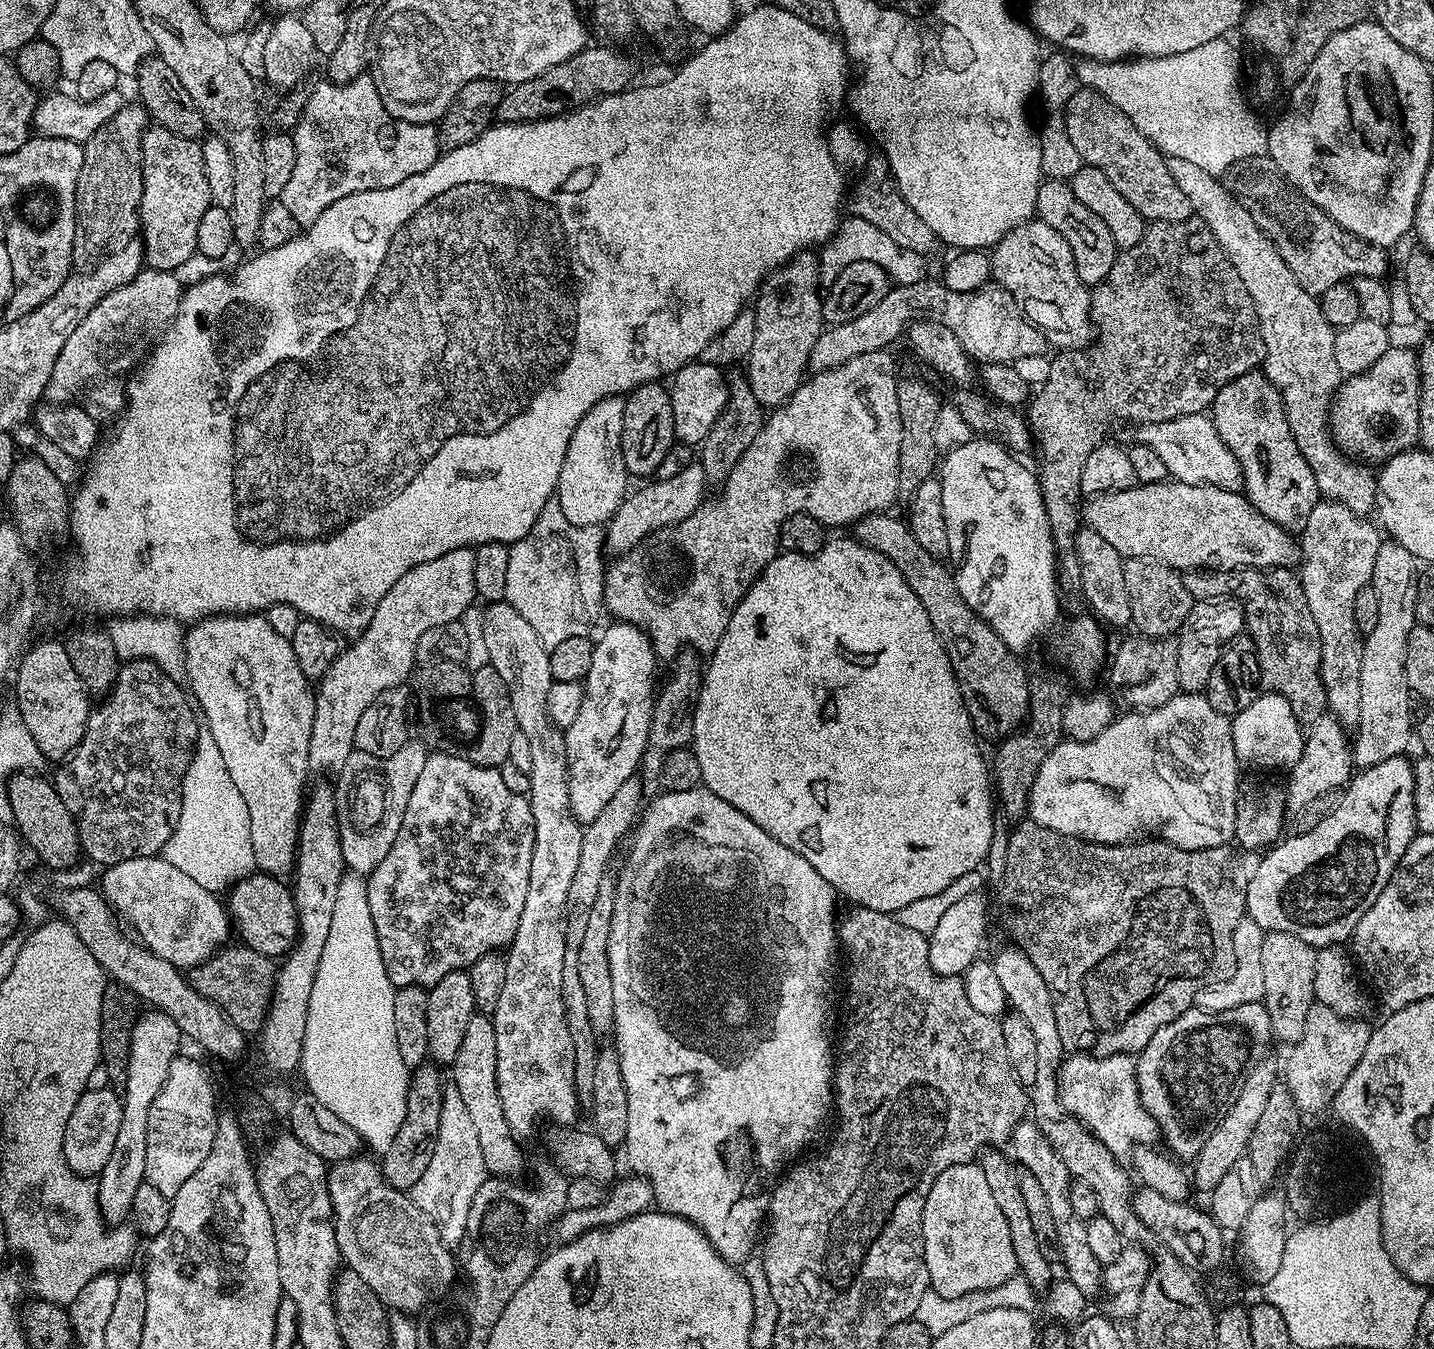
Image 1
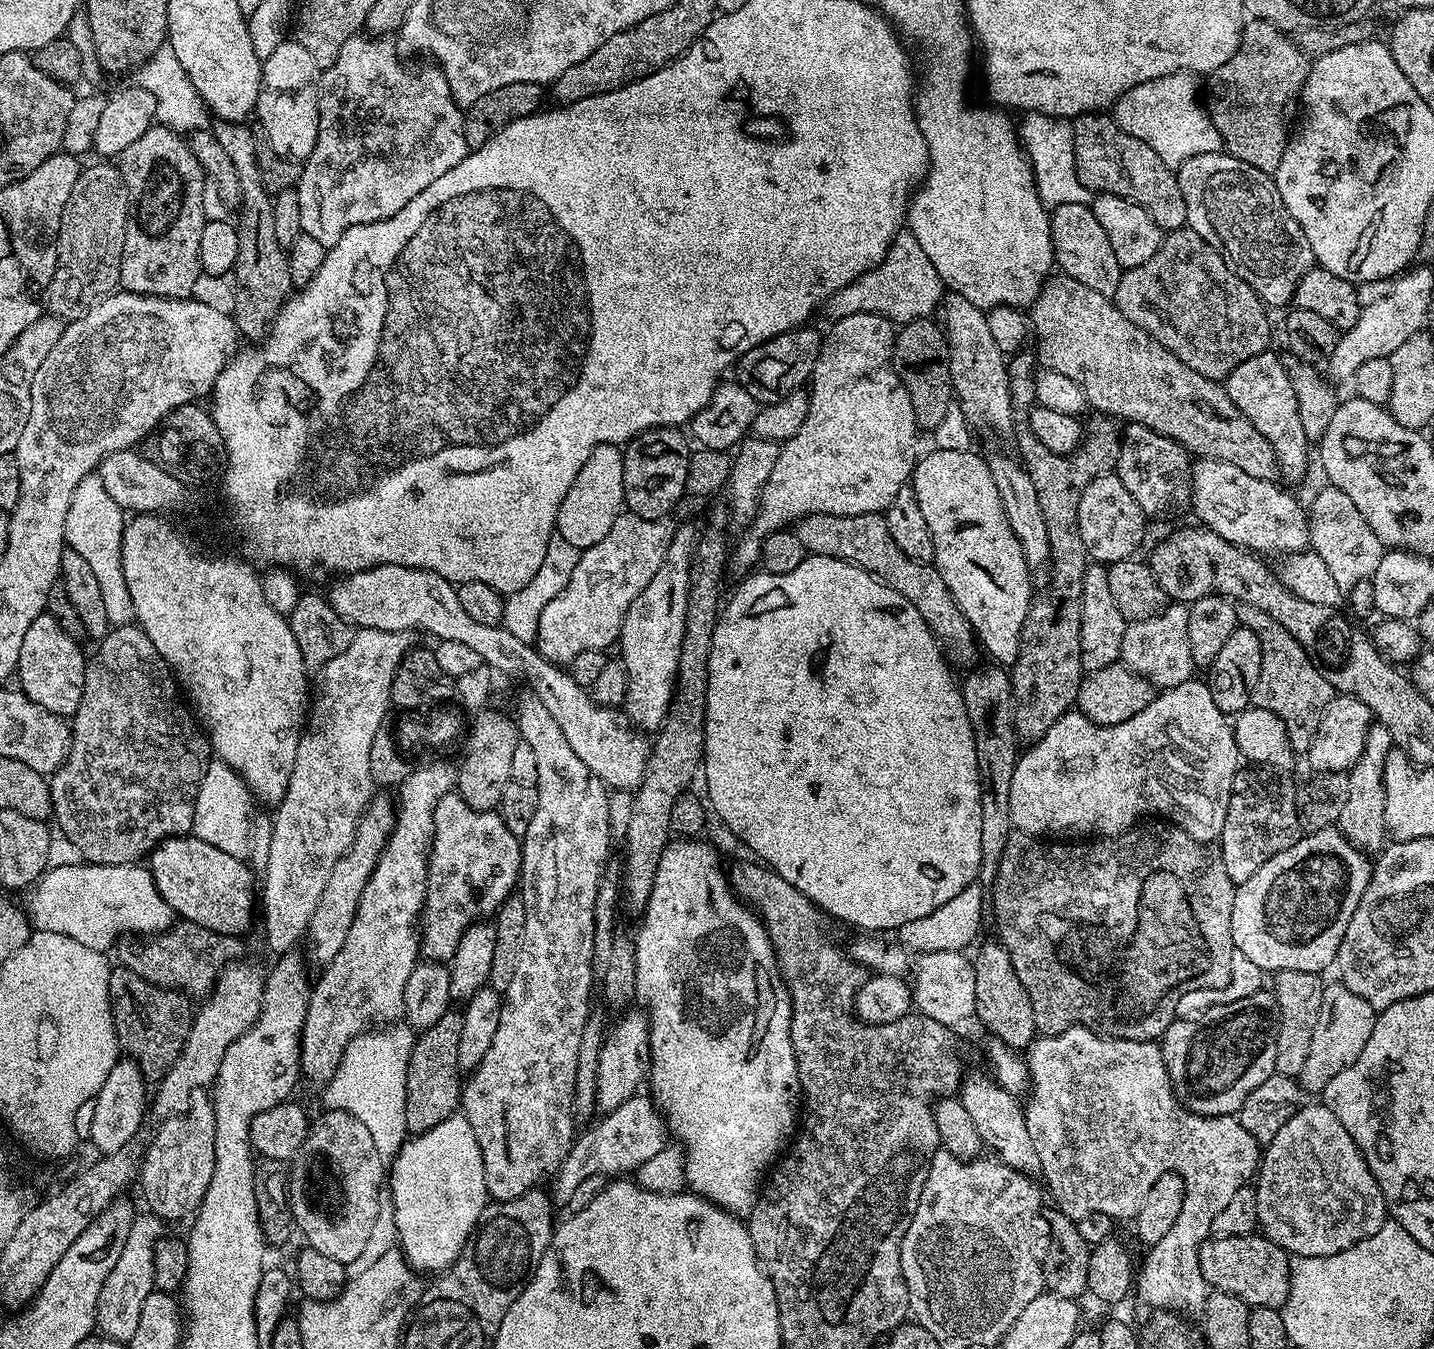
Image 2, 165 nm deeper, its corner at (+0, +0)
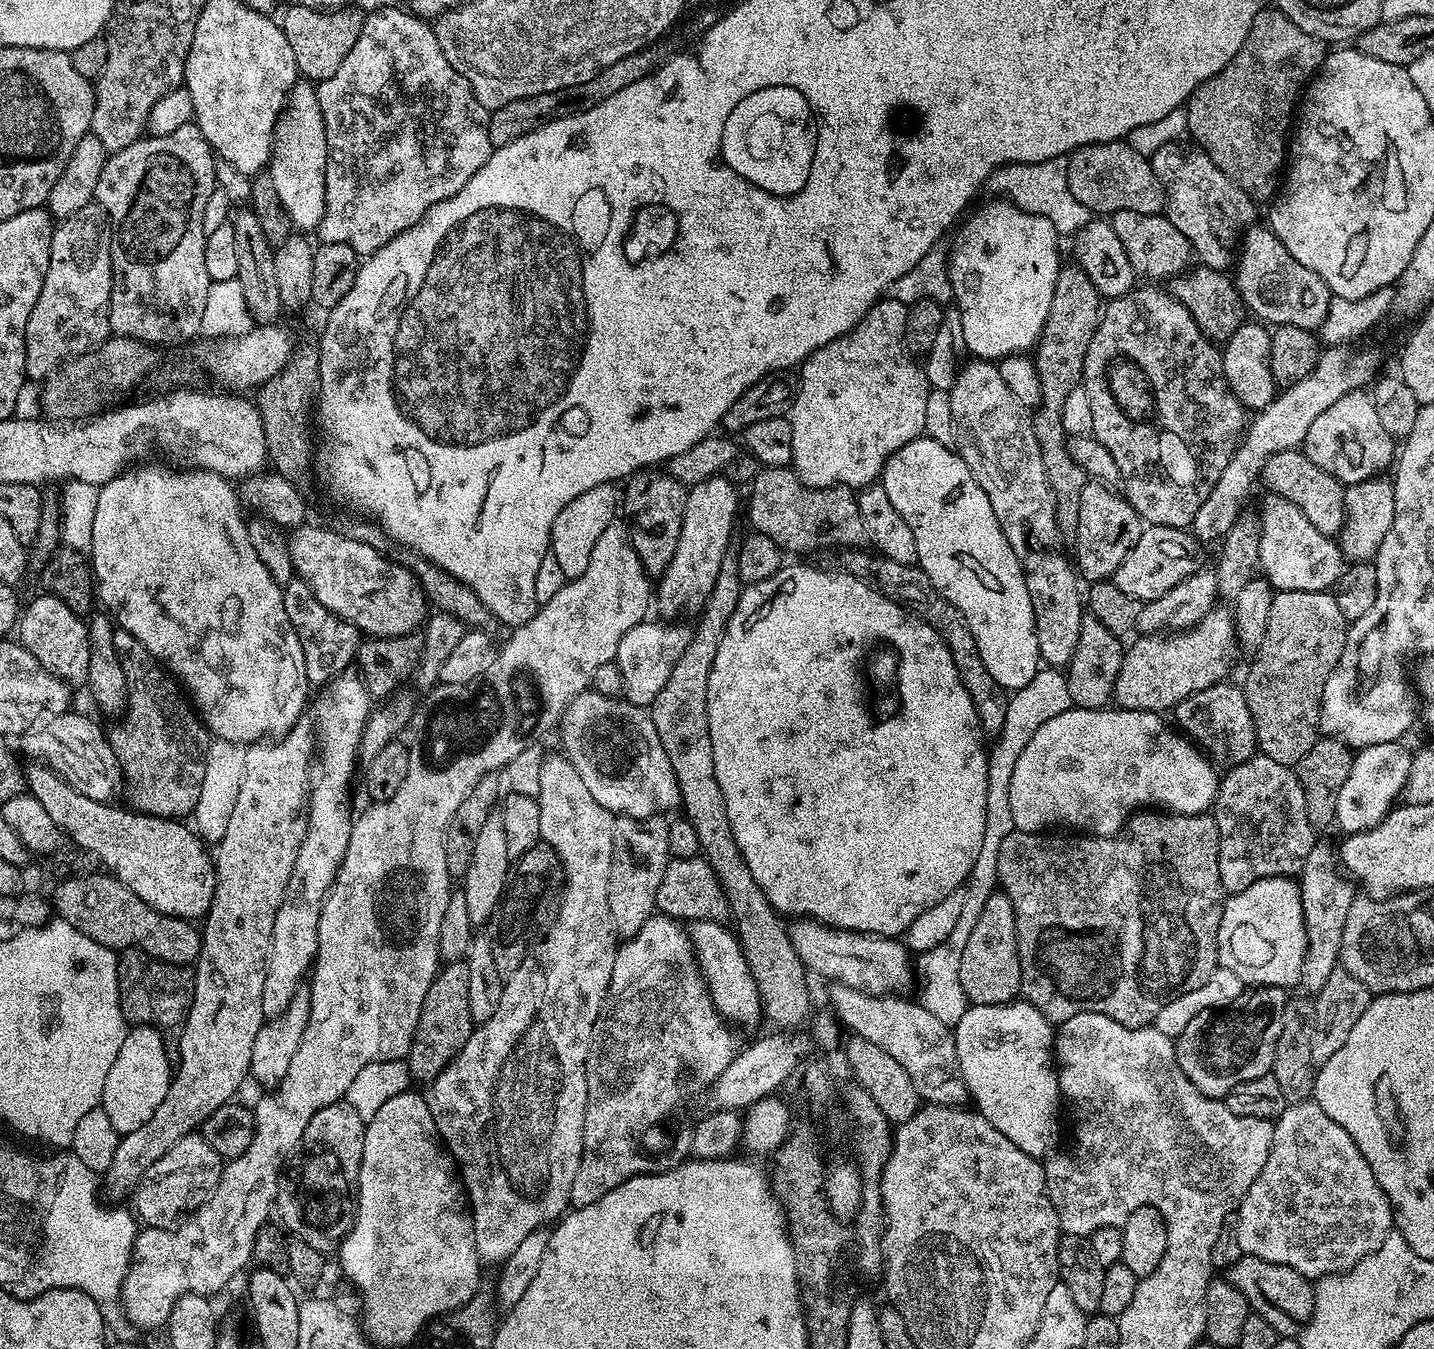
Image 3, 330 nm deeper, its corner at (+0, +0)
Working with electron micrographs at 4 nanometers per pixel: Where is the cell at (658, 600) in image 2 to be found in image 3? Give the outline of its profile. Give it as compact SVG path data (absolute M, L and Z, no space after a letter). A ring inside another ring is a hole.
M723 474L711 476L702 482L691 485L688 488L688 497L684 507L682 518L682 530L678 534L678 546L674 550L674 556L670 558L670 564L658 577L658 583L654 588L654 608L661 612L659 615L664 618L688 618L691 614L699 613L710 592L714 587L719 566L726 555L728 542L732 538L732 527L736 524L736 511L741 511L742 496L739 496L737 485L732 484Z

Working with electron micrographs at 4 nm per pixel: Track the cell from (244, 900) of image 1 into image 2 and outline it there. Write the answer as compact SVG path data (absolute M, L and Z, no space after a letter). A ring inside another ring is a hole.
M194 834L187 836L171 836L164 840L150 853L150 871L154 886L158 886L158 894L166 898L173 913L181 921L197 924L206 930L214 930L218 934L243 937L243 932L252 924L252 915L258 912L258 880L252 877L245 861L234 854L226 854L226 850L218 850L218 846L210 846L210 842L202 842Z

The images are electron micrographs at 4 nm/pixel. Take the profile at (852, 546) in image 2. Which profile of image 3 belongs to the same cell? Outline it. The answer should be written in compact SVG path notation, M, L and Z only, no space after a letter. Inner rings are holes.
M761 467L751 482L750 491L746 496L746 512L751 527L757 532L766 534L766 538L774 538L774 542L785 553L816 552L819 548L836 548L847 550L863 545L866 540L864 523L858 514L857 493L851 488L837 486L834 488L808 488L796 475L791 467Z

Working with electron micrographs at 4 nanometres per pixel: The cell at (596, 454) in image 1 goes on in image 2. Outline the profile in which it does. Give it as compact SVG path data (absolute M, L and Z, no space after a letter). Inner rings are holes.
M600 444L586 458L582 470L578 470L578 478L574 478L574 486L566 490L566 498L562 498L562 506L558 506L556 515L556 532L570 546L581 550L594 546L594 542L602 542L606 534L610 534L610 526L614 526L614 518L625 511L623 451L615 444Z

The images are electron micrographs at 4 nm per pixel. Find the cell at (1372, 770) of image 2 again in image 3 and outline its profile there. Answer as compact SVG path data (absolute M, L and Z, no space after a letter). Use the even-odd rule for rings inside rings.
M1317 842L1307 855L1305 866L1298 875L1308 939L1300 984L1309 992L1308 994L1320 992L1322 986L1326 986L1326 978L1330 978L1332 971L1340 964L1342 929L1346 926L1346 914L1350 914L1350 906L1354 899L1353 881L1344 876L1343 880L1340 874L1342 875L1342 868L1338 863L1337 849Z

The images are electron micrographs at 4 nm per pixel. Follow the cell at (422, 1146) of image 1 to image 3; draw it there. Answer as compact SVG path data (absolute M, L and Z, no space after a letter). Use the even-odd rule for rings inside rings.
M467 959L449 960L437 971L422 1006L420 1021L406 1057L408 1075L413 1081L430 1082L460 1053L470 1038L472 1015L470 1014L470 970Z

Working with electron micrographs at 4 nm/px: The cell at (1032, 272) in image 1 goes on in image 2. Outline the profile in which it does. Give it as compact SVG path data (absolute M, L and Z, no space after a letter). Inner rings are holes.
M1053 275L1030 306L1030 324L1034 336L1036 332L1036 344L1040 347L1039 363L1078 382L1089 405L1100 411L1097 413L1121 421L1124 419L1124 422L1145 424L1150 430L1181 444L1193 457L1230 462L1230 466L1238 466L1238 470L1246 470L1246 474L1254 478L1271 481L1277 479L1274 446L1270 446L1270 442L1266 442L1266 438L1258 434L1254 426L1250 426L1246 414L1242 414L1242 410L1230 402L1227 387L1206 378L1199 368L1186 366L1170 349L1144 333L1137 324L1130 322L1130 318L1119 312L1109 297L1098 294L1098 290L1090 290L1090 286L1082 286L1082 282L1069 276Z

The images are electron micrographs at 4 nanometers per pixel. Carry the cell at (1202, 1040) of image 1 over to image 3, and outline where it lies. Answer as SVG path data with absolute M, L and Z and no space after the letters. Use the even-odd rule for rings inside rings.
M1256 986L1245 990L1233 1004L1198 1014L1174 1040L1182 1074L1186 1074L1202 1094L1213 1098L1227 1096L1234 1086L1250 1082L1250 1078L1269 1075L1278 1034L1282 1034L1282 1014L1289 999L1289 993L1283 988Z

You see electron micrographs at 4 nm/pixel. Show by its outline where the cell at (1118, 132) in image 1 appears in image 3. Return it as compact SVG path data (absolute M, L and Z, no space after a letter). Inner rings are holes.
M1124 140L1084 144L1067 159L1070 191L1092 214L1138 210L1138 214L1159 216L1165 211L1164 187L1154 174L1151 159L1138 154L1138 150L1134 150Z

